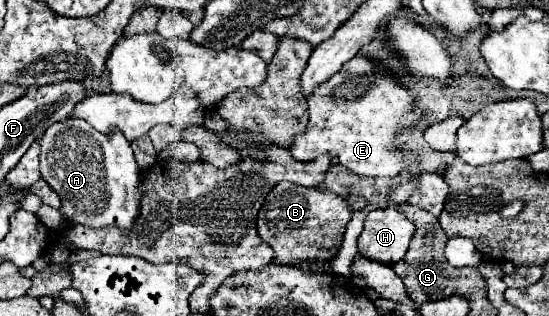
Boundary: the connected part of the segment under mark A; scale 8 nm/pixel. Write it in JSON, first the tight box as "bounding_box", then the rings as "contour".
{"bounding_box":[40,119,140,229],"contour":[[[64,119],[50,125],[40,139],[40,171],[44,181],[60,195],[62,207],[60,213],[70,225],[88,225],[88,227],[106,227],[116,225],[120,229],[132,229],[134,217],[140,211],[140,167],[134,159],[132,145],[126,137],[112,129],[110,133],[100,133],[82,119]]]}

